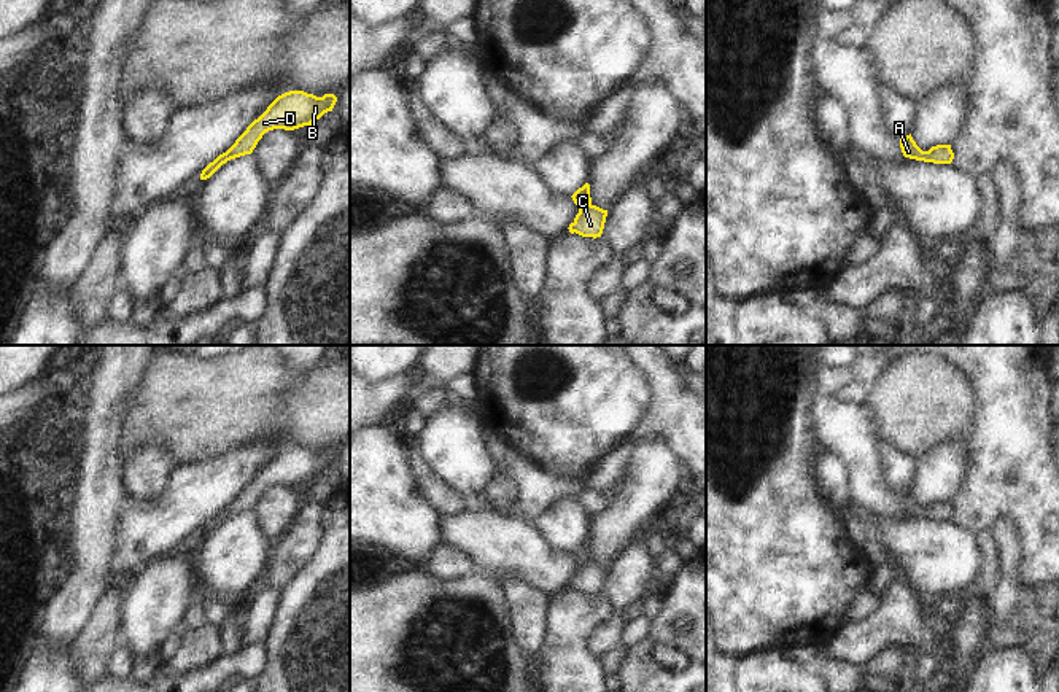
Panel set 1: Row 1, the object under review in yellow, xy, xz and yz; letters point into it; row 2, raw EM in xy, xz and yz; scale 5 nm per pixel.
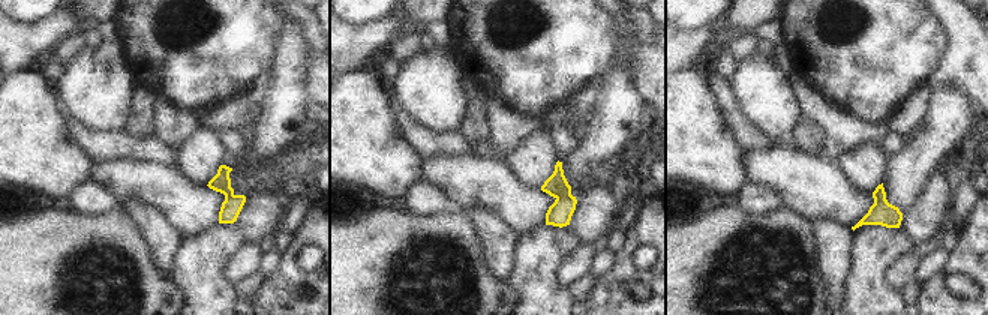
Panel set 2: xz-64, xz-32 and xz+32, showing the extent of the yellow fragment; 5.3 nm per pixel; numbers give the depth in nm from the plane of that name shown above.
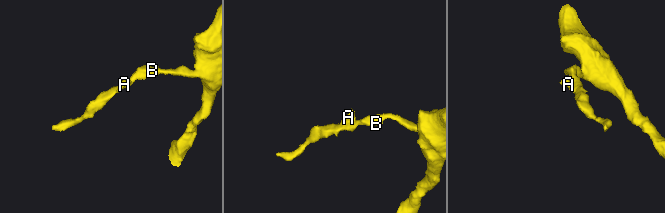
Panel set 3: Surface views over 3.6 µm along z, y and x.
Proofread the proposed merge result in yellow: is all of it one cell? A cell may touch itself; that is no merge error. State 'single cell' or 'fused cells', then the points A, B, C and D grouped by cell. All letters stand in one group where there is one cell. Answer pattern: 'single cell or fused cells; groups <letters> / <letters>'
single cell; groups A B C D

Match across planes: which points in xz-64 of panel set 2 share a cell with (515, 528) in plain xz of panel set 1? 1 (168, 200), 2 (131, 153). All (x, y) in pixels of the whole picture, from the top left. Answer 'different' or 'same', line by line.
1: same
2: different

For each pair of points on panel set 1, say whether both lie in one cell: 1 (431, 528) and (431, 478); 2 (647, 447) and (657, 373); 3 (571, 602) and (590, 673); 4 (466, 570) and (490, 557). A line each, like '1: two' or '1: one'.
1: two
2: two
3: one
4: two

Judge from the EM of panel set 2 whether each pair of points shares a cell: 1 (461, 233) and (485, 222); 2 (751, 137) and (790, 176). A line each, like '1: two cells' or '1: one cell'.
1: two cells
2: two cells

